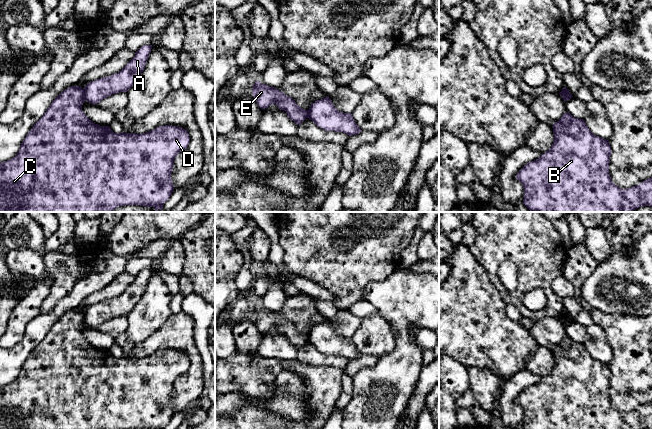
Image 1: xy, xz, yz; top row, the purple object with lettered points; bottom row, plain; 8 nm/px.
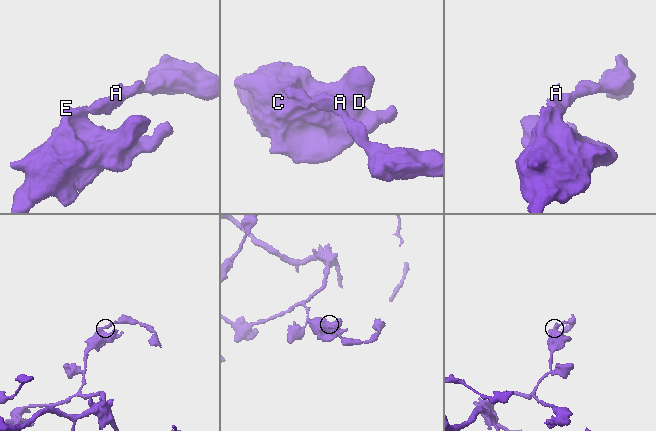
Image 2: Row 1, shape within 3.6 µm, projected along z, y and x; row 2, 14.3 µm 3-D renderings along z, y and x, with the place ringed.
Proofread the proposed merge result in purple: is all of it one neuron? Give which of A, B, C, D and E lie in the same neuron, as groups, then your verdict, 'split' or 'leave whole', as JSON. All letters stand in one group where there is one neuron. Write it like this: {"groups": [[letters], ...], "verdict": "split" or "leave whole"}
{"groups": [["A"], ["B", "C", "D", "E"]], "verdict": "split"}

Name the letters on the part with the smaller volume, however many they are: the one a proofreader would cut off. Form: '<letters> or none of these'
A

